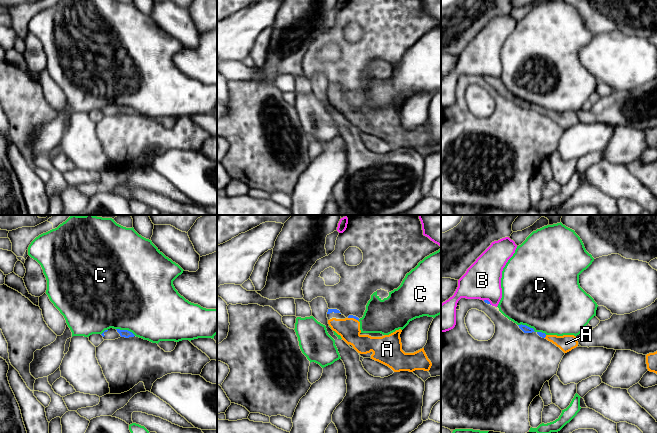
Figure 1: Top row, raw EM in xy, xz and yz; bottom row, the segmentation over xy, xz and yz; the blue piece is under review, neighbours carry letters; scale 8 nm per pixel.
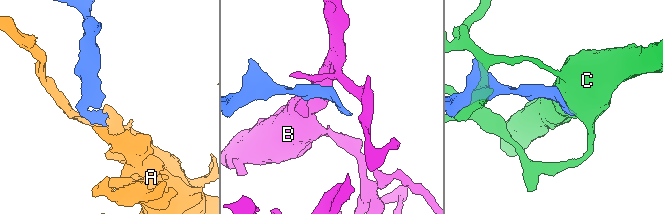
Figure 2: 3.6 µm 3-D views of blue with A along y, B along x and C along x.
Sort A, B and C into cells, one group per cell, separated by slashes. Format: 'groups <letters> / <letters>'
groups A / B / C

